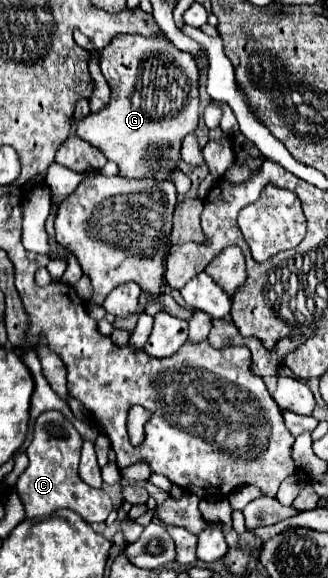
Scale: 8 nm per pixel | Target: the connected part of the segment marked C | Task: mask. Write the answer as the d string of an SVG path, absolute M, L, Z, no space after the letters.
M44 411L36 423L34 423L34 439L28 453L28 467L16 481L16 493L20 495L26 511L26 519L38 519L52 515L58 509L72 509L78 513L86 523L100 523L106 521L106 517L112 511L110 497L100 491L88 487L80 475L78 475L78 461L80 461L80 449L84 439L74 429L74 425L60 413L60 411Z

